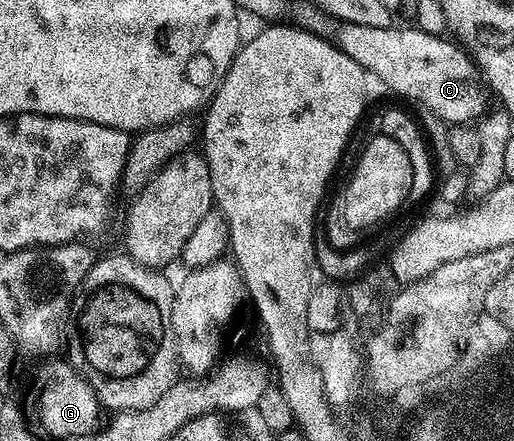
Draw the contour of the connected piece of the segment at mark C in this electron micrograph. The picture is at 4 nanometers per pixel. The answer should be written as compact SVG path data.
M344 24L339 29L340 36L334 41L340 50L375 81L377 78L385 82L398 97L417 102L422 109L449 124L468 124L471 118L481 117L486 90L480 70L463 45L447 42L447 37L430 35L417 28L383 30Z

